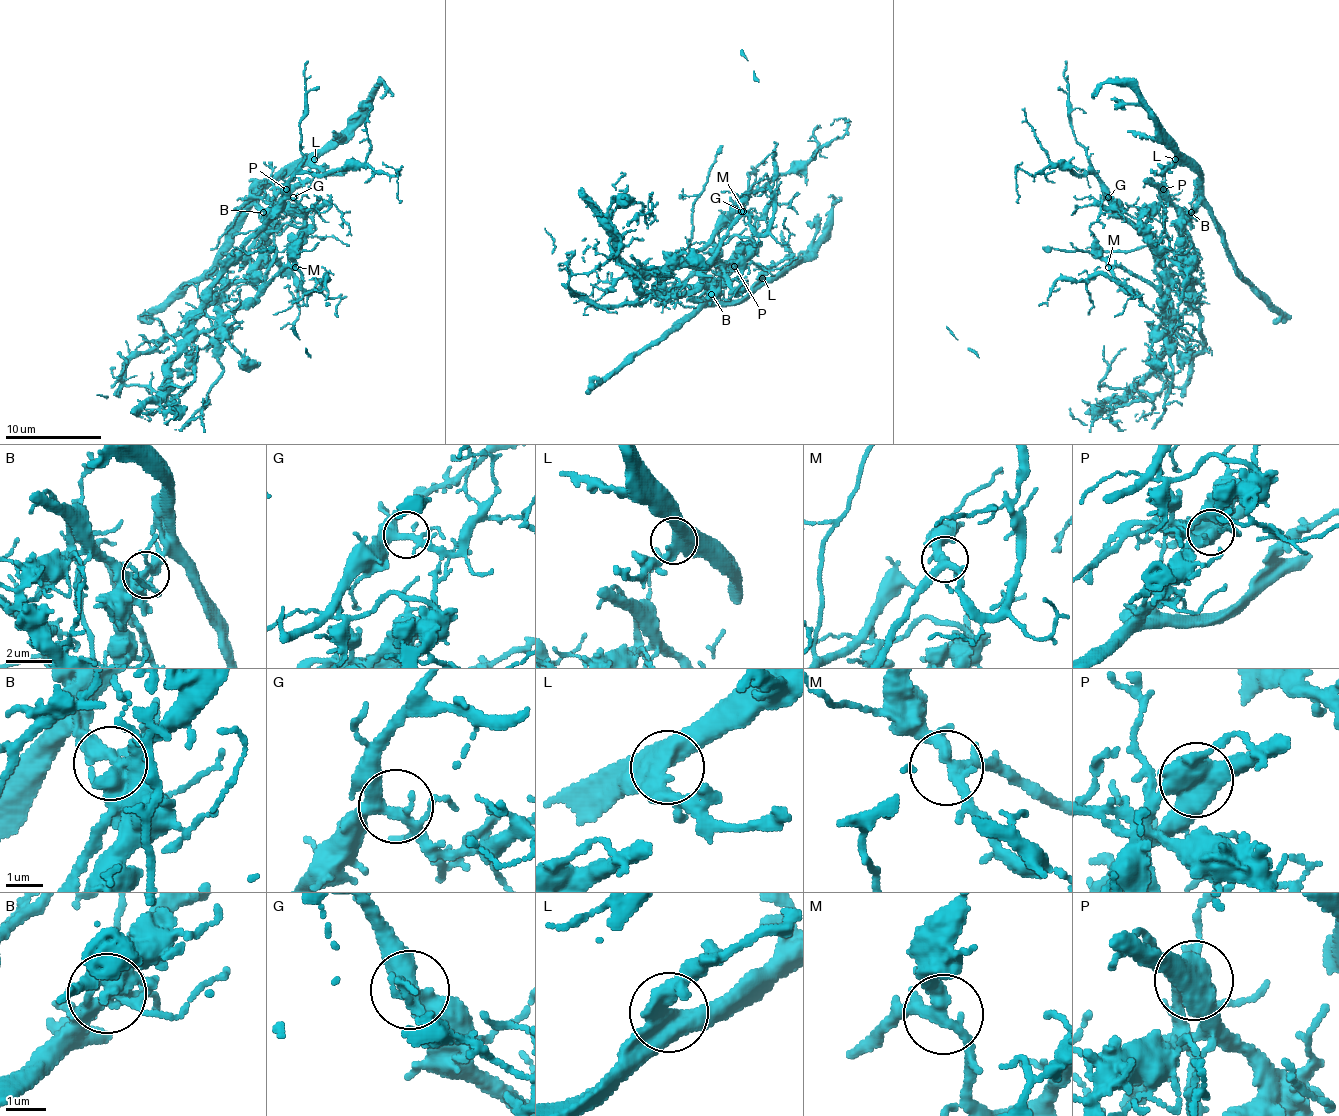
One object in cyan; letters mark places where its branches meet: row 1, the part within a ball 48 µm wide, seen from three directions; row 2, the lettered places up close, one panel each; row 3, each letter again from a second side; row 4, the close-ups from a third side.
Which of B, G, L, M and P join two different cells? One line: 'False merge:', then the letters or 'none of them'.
False merge: B, P

